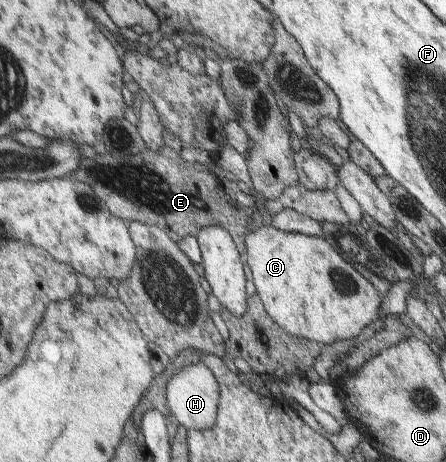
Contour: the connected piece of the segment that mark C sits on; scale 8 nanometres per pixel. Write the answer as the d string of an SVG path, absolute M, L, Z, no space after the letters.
M262 225L248 231L244 237L244 246L245 259L248 261L248 268L251 268L251 281L264 310L284 332L288 332L291 336L302 336L324 346L336 340L356 339L362 328L380 318L378 292L323 238Z

